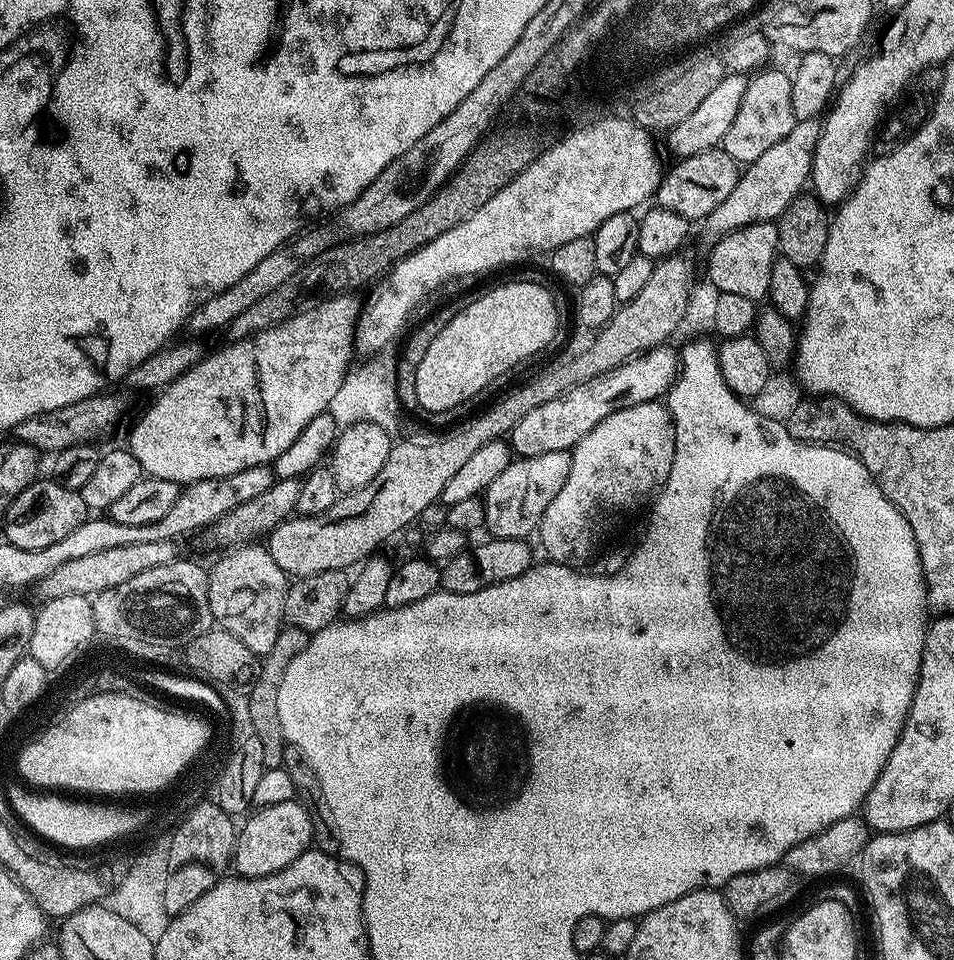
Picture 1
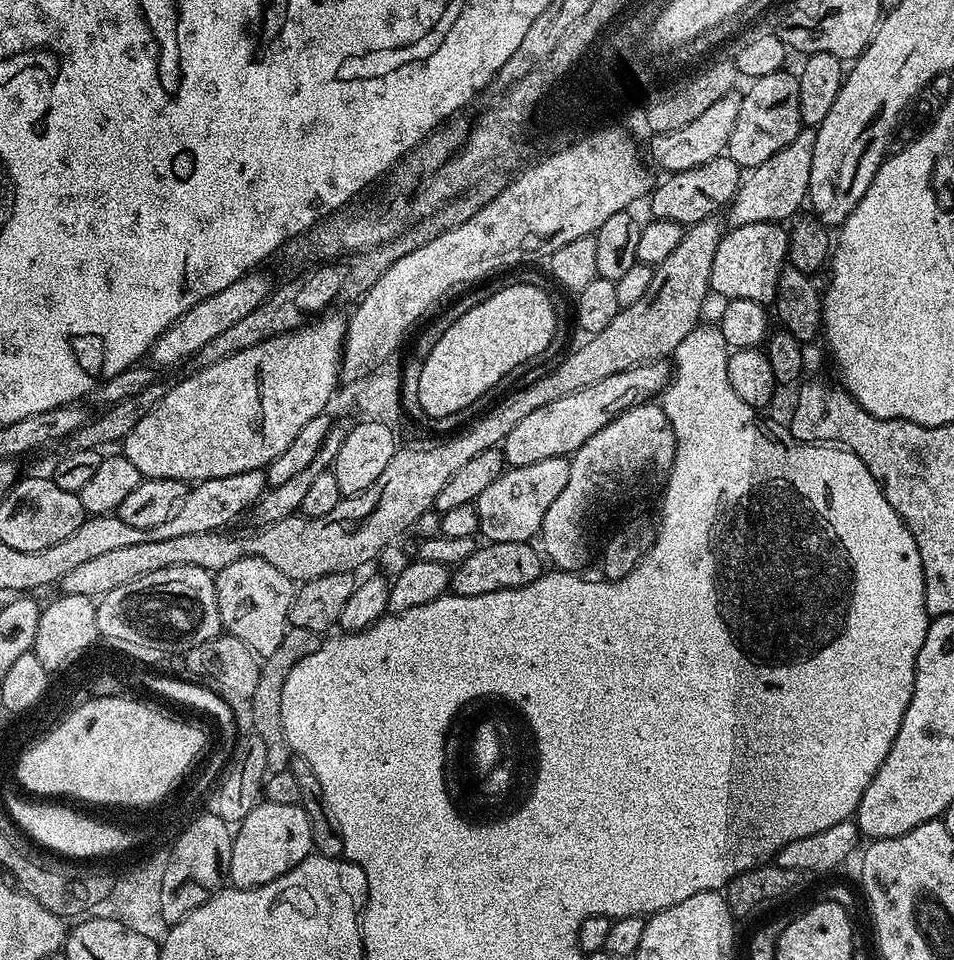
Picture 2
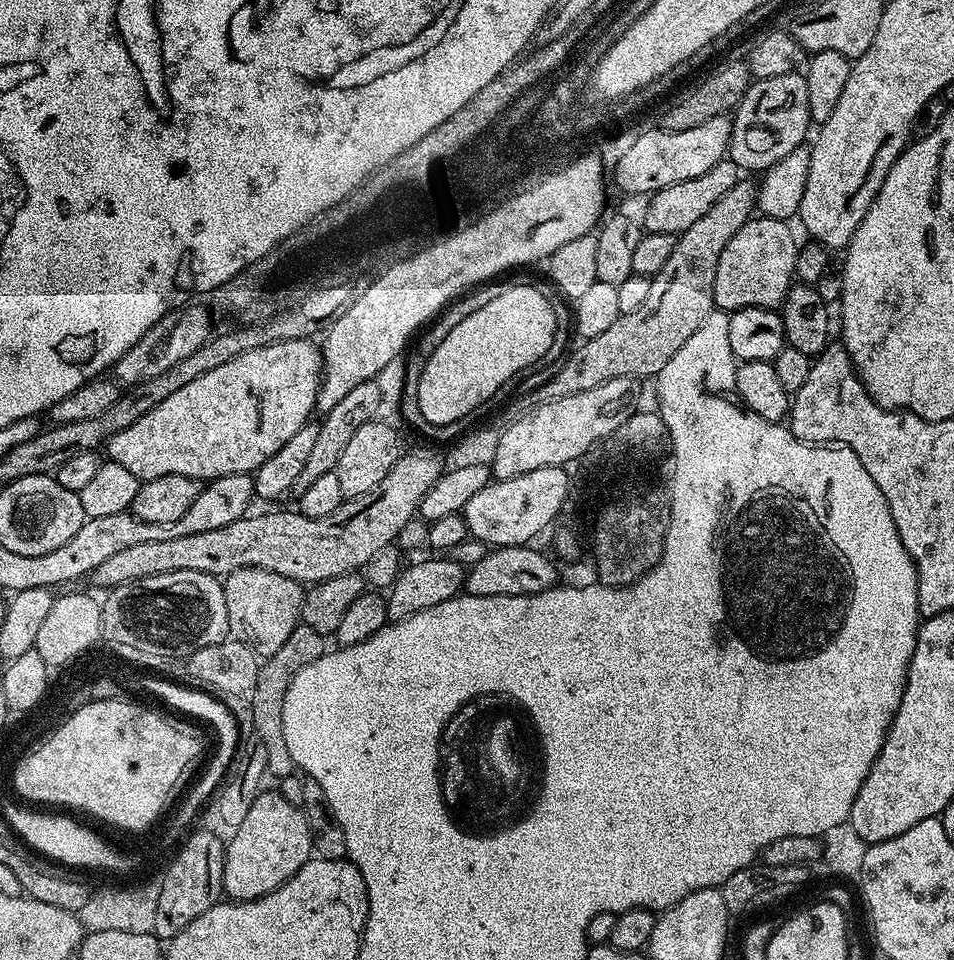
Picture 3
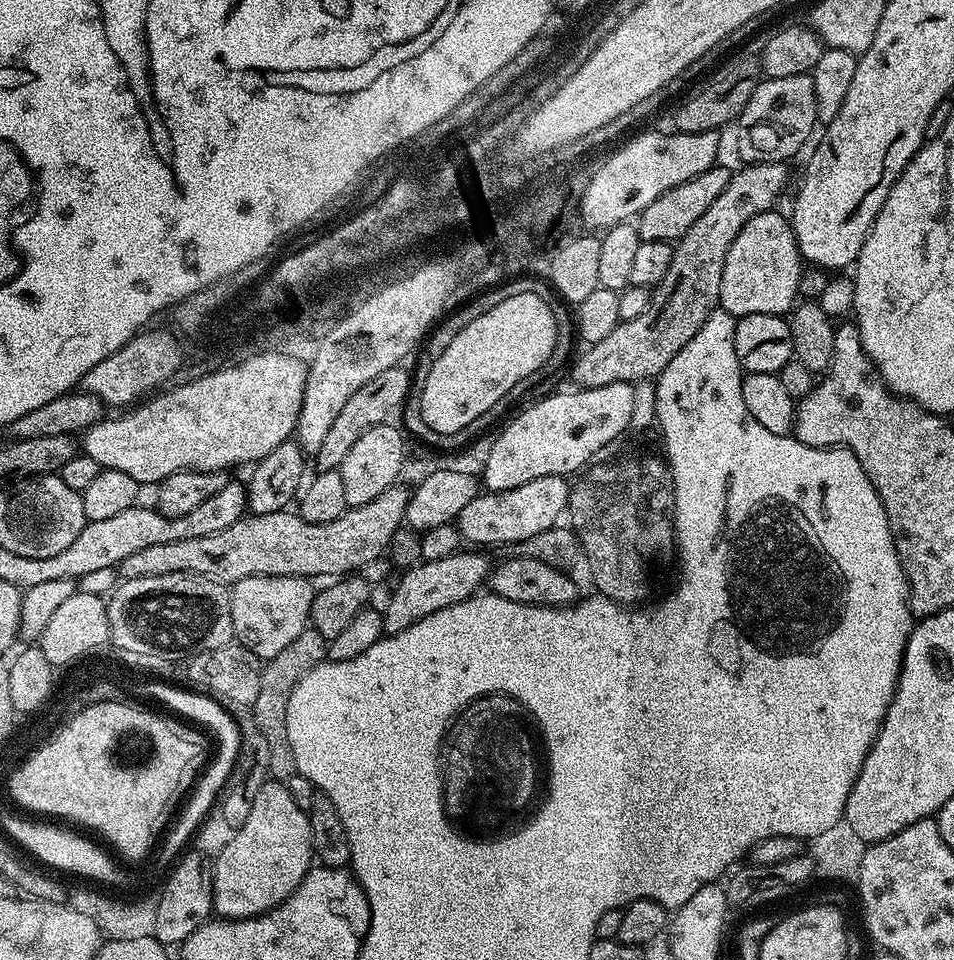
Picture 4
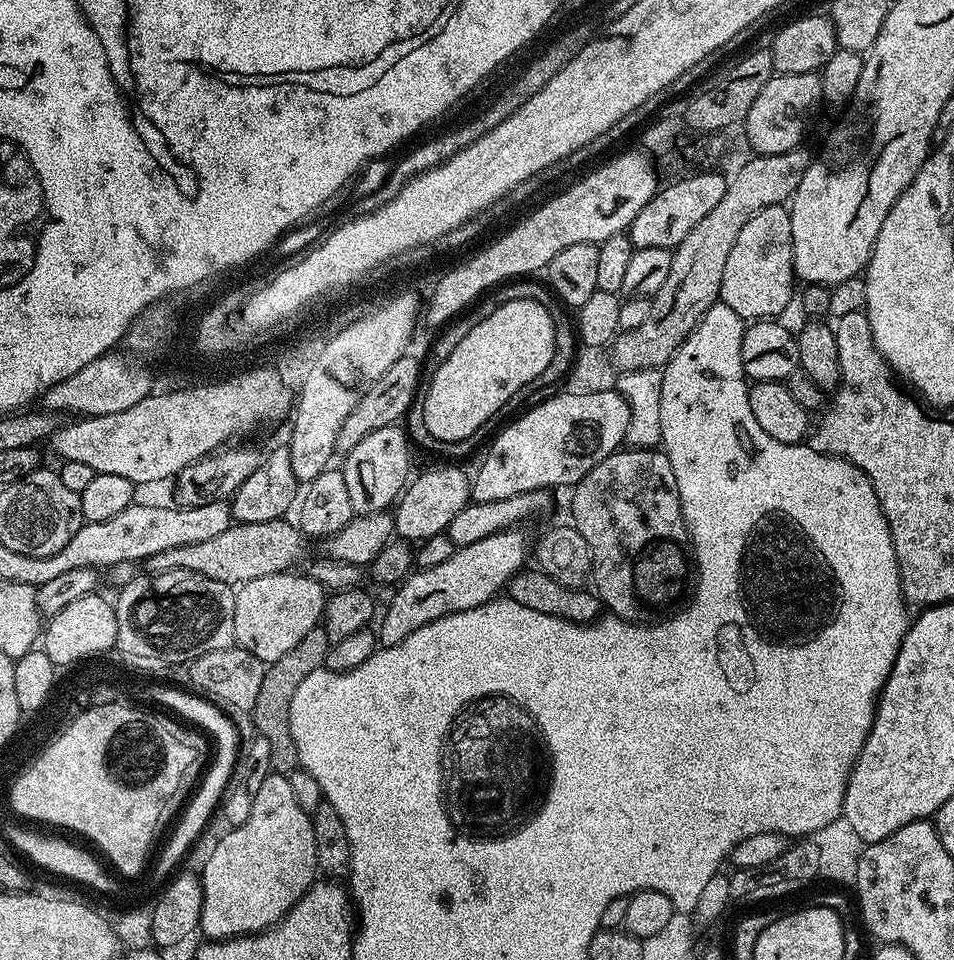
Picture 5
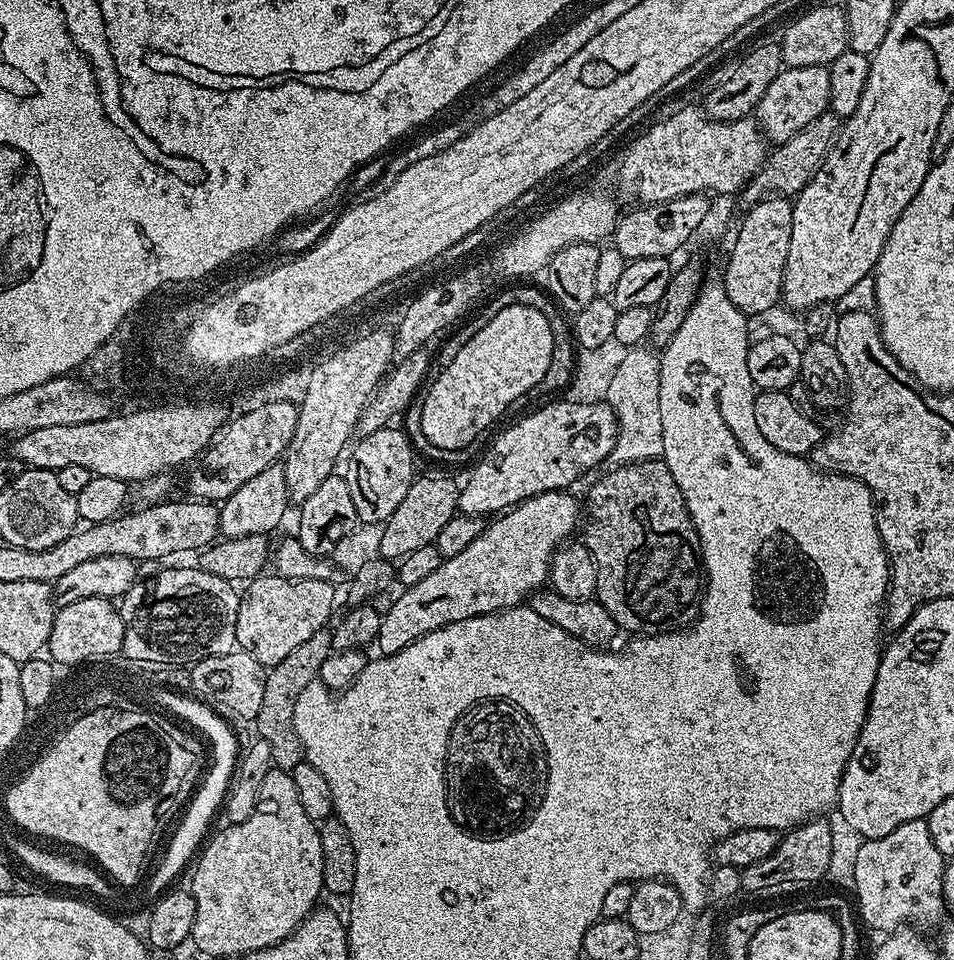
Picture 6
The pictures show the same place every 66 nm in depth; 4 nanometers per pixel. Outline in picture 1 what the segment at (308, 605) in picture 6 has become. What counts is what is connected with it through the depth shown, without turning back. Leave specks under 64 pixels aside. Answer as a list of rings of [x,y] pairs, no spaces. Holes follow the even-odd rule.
[[[253,542],[245,544],[242,548],[234,548],[223,553],[224,556],[217,562],[208,572],[208,597],[210,598],[210,610],[212,611],[212,619],[219,627],[225,628],[230,634],[234,634],[234,638],[242,638],[242,642],[246,642],[246,646],[250,646],[250,650],[254,650],[257,657],[263,656],[274,646],[274,642],[278,638],[284,620],[284,599],[290,587],[289,577],[284,575],[284,571],[278,566],[278,562],[274,562],[271,551],[267,547],[259,548],[259,543]]]

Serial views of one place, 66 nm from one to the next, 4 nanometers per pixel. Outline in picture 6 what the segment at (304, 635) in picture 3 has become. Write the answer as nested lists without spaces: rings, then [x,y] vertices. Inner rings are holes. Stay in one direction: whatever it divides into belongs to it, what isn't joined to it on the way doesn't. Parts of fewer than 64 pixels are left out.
[[[323,628],[307,642],[301,642],[290,654],[286,654],[282,662],[273,664],[267,669],[266,691],[262,693],[262,707],[258,709],[254,727],[256,727],[255,735],[259,739],[270,742],[270,754],[275,767],[290,770],[304,760],[304,747],[300,744],[296,733],[298,694],[313,687],[322,670],[322,662],[326,662],[326,658],[332,655],[333,651],[331,631]]]

